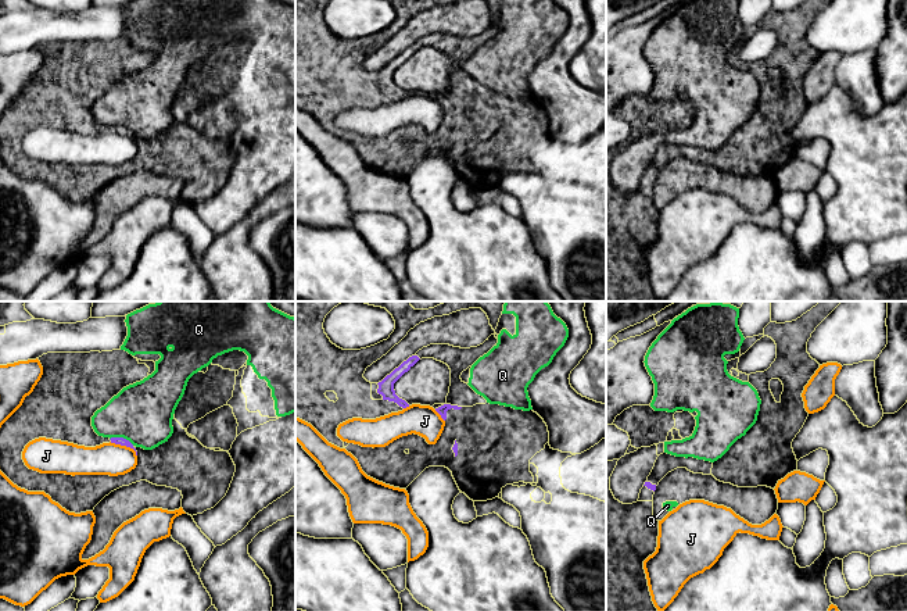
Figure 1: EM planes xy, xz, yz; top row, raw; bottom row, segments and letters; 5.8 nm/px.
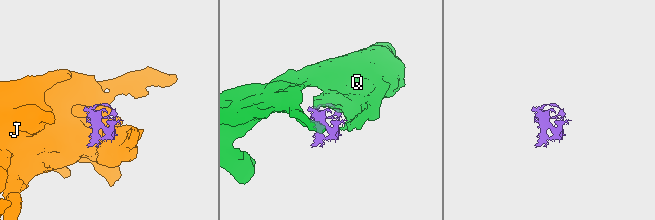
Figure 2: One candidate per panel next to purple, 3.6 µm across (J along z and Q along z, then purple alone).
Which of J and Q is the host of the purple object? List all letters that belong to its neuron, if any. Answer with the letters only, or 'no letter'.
no letter

